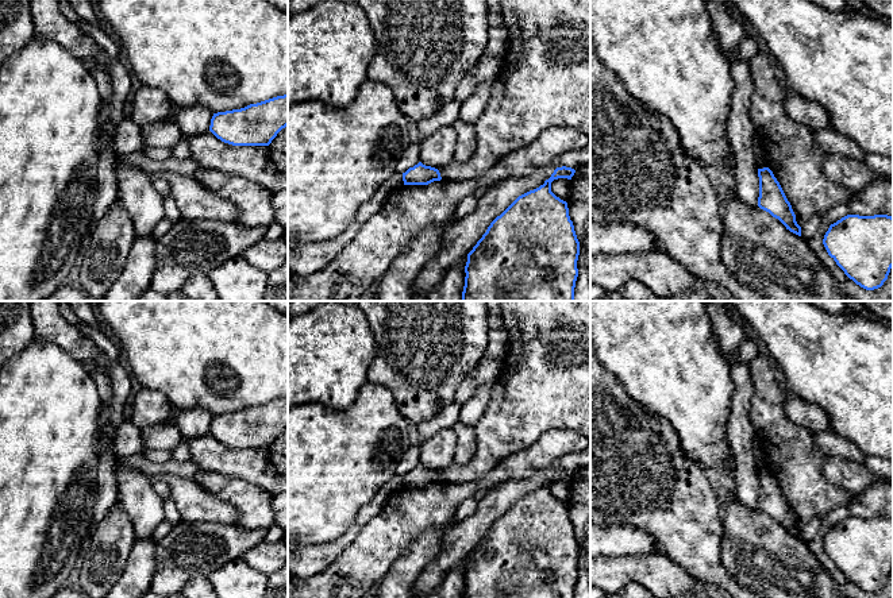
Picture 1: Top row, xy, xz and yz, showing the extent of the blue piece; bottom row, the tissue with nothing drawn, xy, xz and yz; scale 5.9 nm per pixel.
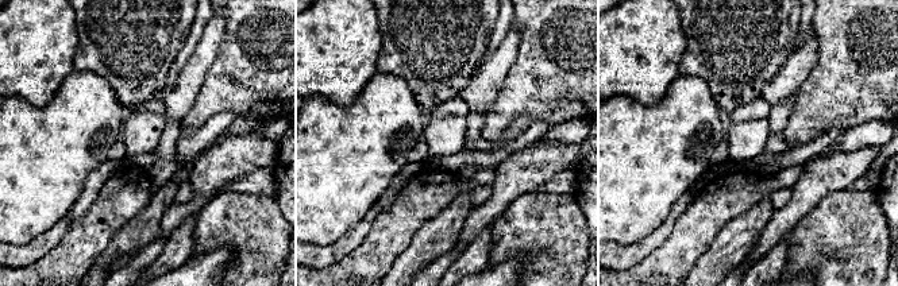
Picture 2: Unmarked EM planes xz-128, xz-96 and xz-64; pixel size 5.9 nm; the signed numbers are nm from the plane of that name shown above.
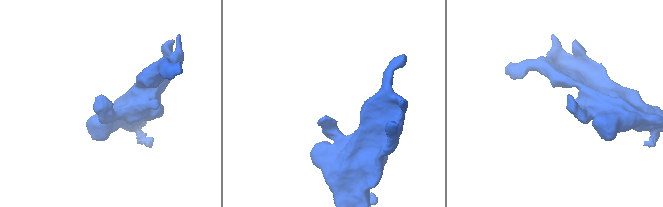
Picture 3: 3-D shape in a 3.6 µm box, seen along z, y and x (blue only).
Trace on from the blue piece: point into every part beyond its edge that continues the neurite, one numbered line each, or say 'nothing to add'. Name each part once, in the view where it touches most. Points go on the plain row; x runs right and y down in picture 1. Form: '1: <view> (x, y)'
nothing to add

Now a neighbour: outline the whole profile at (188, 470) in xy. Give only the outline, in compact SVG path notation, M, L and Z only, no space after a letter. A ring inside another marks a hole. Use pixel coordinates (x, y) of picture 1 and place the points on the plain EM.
M138 452L130 458L120 459L120 463L141 470L149 477L173 474L173 475L193 479L195 475L200 472L199 467L195 466L190 460L180 463L170 459L166 463L153 463L146 459L143 452Z

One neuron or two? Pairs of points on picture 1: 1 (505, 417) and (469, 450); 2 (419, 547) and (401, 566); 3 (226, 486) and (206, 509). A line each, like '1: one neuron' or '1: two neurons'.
1: two neurons
2: one neuron
3: two neurons

